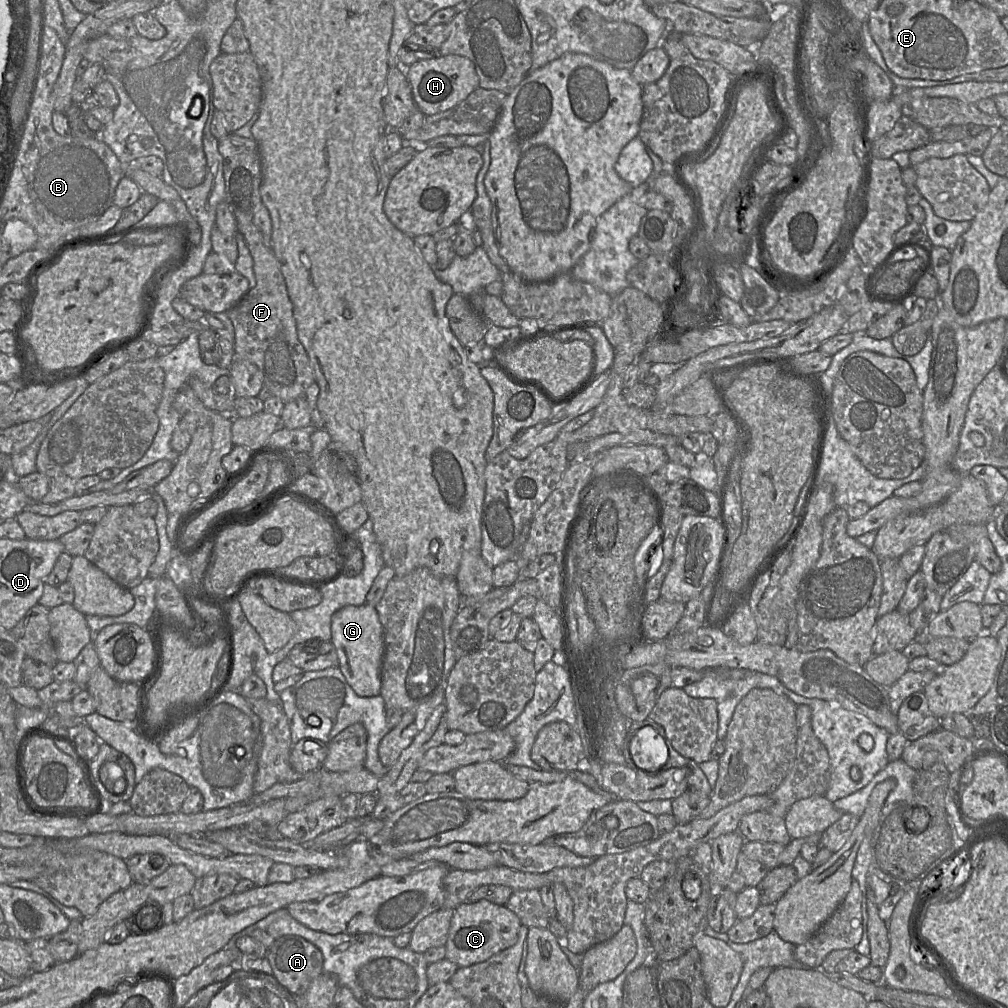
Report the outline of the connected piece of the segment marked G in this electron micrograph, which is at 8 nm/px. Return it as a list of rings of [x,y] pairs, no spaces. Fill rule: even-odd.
[[[348,605],[331,618],[331,642],[335,646],[342,674],[359,697],[375,697],[381,691],[381,666],[384,656],[384,633],[374,606]]]

